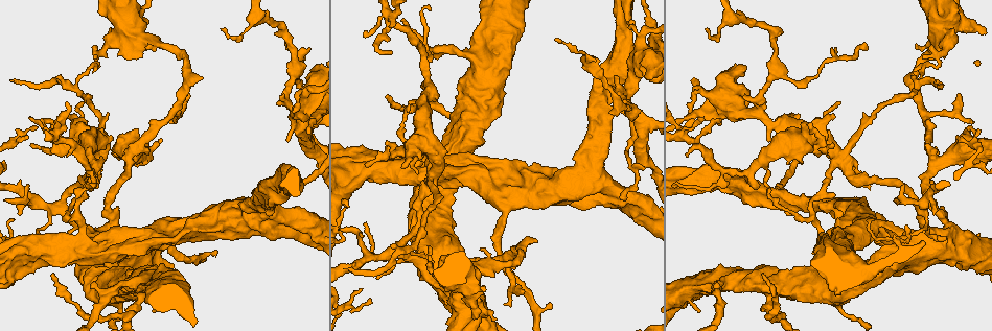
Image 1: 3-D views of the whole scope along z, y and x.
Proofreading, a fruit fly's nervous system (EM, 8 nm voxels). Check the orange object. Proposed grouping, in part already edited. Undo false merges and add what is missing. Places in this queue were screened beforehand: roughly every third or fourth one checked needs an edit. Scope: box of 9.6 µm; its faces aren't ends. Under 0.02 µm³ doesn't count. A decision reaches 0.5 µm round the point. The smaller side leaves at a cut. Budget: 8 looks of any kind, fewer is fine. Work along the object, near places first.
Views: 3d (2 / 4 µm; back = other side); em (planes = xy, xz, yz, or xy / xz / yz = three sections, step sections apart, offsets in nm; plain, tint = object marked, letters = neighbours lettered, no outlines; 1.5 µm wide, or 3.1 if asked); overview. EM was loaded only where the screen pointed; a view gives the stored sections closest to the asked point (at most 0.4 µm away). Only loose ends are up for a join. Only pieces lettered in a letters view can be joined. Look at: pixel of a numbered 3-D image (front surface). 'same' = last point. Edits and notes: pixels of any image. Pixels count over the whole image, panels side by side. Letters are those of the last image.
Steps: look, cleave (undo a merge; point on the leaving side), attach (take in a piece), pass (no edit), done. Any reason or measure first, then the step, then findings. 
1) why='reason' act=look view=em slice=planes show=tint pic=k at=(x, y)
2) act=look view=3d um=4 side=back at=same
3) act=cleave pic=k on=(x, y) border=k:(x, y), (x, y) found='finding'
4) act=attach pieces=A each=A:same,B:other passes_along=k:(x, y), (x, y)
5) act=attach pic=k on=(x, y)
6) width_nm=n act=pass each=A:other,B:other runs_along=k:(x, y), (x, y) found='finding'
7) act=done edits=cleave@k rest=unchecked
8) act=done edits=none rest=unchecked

why='thin end' act=look view=em slice=planes show=tint pic=1 at=(350, 269)

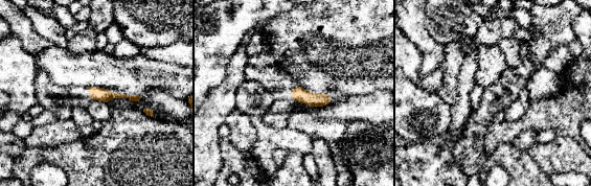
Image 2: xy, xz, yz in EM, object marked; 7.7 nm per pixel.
act=look view=em slice=planes show=letters at=same

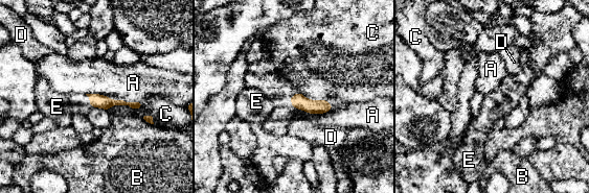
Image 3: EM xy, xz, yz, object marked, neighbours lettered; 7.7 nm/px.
act=pass each=A:other,B:other,C:other,D:other,E:other runs_along=3:(92, 96), (105, 102), (138, 104) found='no lettered piece goes on from it'

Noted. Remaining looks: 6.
why='thin end' act=look view=em slice=planes show=letters pic=1 at=(216, 250)

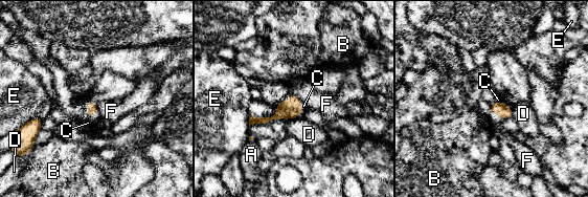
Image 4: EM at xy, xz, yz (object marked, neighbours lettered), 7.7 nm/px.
longest_contact=C:140nm act=pass each=A:other,B:other,C:other,D:other,E:other,F:other border=4:(89, 101), (88, 113), (93, 117) found='none of them fits'

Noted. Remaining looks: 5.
why='abrupt turn' act=look view=3d um=4 pic=1 at=(782, 316)

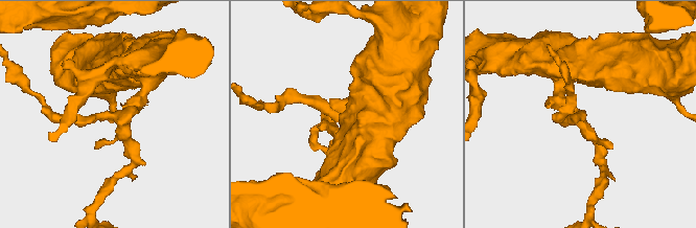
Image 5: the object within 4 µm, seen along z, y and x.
why='need the tissue' act=look view=em slice=planes show=plain pic=5 at=(579, 114)

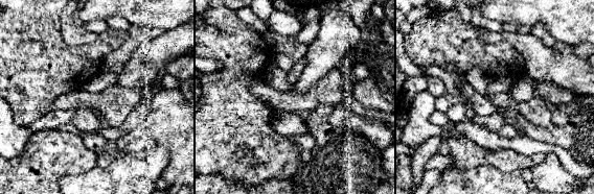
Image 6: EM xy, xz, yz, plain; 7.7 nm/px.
why='what lies round it' act=look view=em slice=planes show=letters at=same

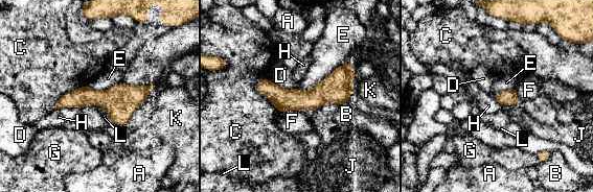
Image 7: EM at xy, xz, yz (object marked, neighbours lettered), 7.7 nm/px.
act=pass each=A:other,B:other,C:other,D:other,E:other,F:other,G:other,H:other,J:other,K:other,L:other found='one neuron here'

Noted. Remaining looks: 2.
act=done edits=none rest=unchecked

